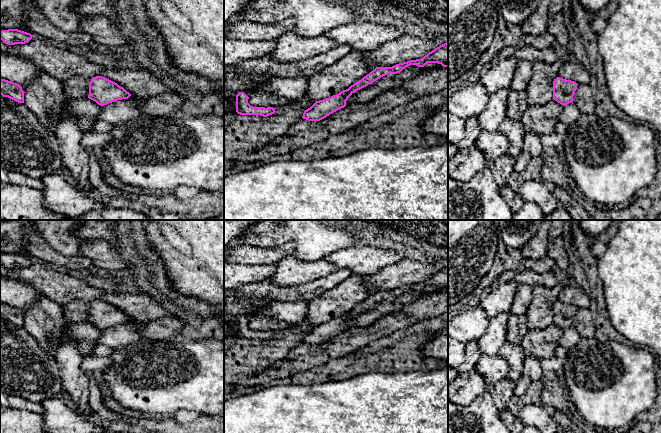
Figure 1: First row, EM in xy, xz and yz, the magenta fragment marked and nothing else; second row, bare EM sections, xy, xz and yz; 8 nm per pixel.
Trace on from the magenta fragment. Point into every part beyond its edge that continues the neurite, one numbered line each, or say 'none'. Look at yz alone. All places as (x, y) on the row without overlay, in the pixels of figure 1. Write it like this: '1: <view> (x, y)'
none

